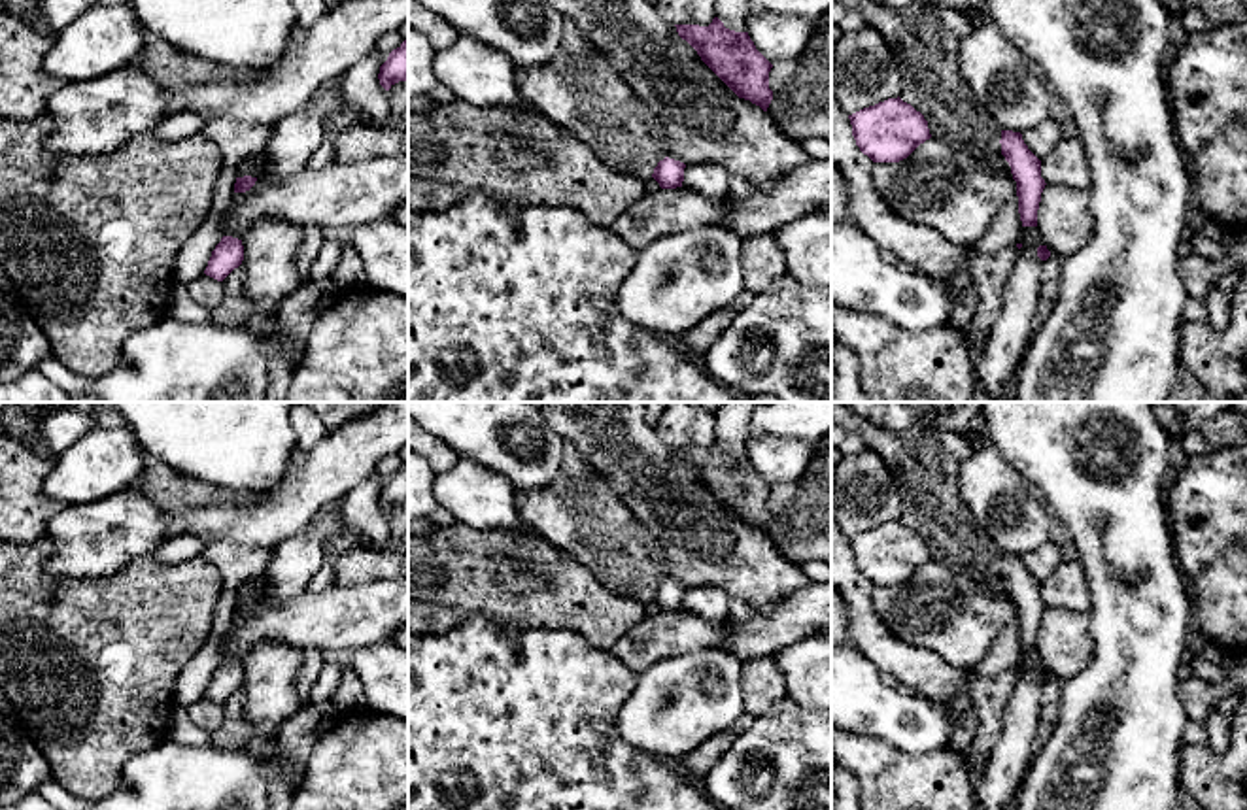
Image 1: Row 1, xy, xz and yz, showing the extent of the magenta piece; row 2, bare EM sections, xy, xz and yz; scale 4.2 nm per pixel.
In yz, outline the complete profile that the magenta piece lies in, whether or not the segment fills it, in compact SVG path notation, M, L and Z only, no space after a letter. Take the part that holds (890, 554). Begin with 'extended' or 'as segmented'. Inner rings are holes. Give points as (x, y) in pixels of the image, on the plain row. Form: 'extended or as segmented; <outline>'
as segmented; M899 519L863 531L848 542L856 568L873 585L899 585L931 561L924 538Z

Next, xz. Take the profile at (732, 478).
as segmented; M714 440L709 449L675 447L701 480L701 483L739 519L767 534L773 514L769 495L773 487L756 472L748 455L735 455Z

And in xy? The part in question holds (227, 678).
as segmented; M223 659L221 665L212 674L204 697L217 704L223 704L234 691L242 687L242 683L244 683L242 663Z

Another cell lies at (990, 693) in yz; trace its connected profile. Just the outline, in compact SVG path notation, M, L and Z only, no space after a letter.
M1009 668L998 674L965 670L969 699L979 716L979 731L969 751L969 767L975 774L986 768L988 757L1003 729L1005 706L1018 683L1018 670Z

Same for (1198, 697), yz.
M1196 676L1179 680L1177 685L1177 697L1188 719L1198 723L1205 723L1209 710L1234 691L1236 687L1228 680L1213 683Z

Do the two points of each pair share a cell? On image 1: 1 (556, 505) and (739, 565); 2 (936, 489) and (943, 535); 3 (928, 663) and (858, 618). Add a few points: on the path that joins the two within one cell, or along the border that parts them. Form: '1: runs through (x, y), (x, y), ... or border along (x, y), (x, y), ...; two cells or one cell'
1: border along (626, 503), (660, 542), (667, 578); two cells
2: runs through (936, 501), (936, 510), (943, 523); one cell
3: runs through (911, 663), (898, 658), (875, 635); one cell

